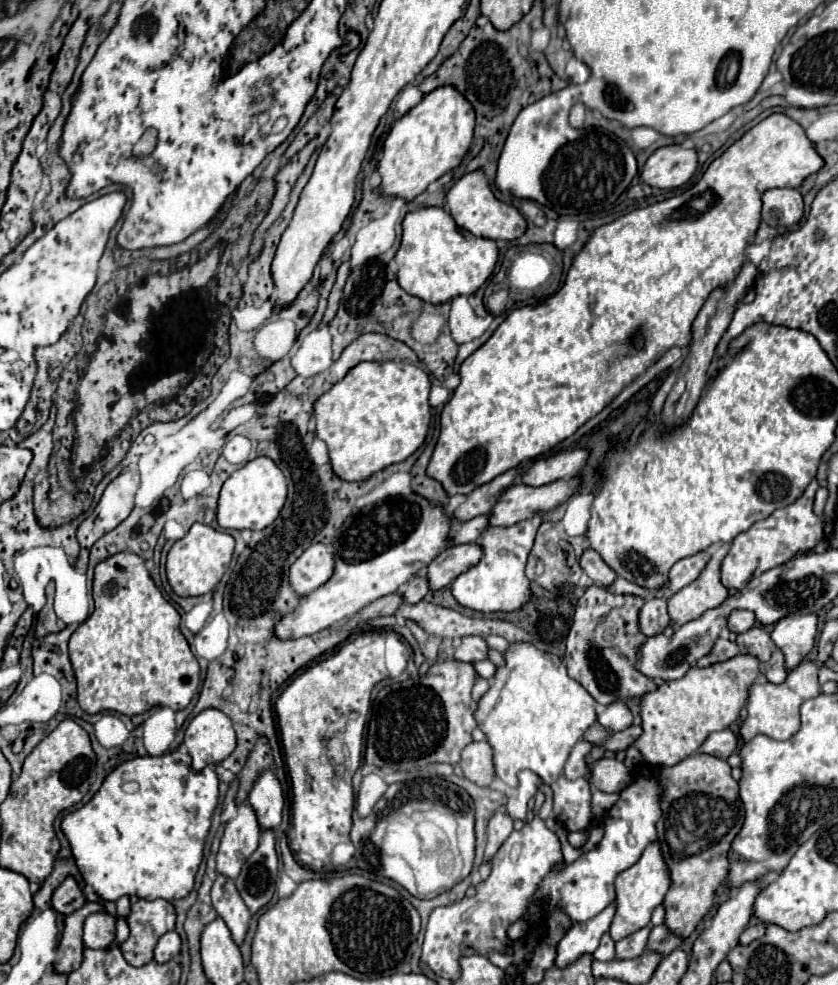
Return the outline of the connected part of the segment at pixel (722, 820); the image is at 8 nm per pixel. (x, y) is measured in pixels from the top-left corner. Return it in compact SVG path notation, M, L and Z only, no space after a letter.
M688 756L686 760L678 762L672 768L660 770L660 808L662 818L658 820L658 840L662 844L664 860L668 864L672 886L666 894L664 908L666 908L666 926L672 932L682 934L682 938L690 936L690 932L698 926L698 922L708 914L714 904L714 896L718 888L726 882L728 876L728 850L736 834L742 830L744 824L744 806L738 798L738 782L730 776L730 766L726 760L716 756Z

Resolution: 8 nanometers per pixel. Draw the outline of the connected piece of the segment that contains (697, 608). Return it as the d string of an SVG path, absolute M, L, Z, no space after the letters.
M716 552L696 582L680 588L672 598L668 598L668 616L672 624L682 626L698 618L704 610L720 606L728 598L728 590L720 582L722 560L724 556Z

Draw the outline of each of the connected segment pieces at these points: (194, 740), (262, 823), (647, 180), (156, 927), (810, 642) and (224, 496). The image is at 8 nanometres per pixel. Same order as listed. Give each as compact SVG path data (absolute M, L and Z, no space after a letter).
M216 708L200 712L190 720L184 732L184 746L192 756L194 770L202 770L208 764L222 762L236 748L232 720Z
M266 770L258 778L256 786L252 788L252 792L248 796L248 806L256 812L260 832L278 830L280 820L282 820L284 796L282 796L280 782L272 770Z
M672 144L658 148L646 160L640 178L648 186L672 190L684 186L696 172L696 166L698 166L696 150L686 150L678 144Z
M136 900L132 904L130 916L126 918L128 926L130 926L130 938L126 942L120 944L124 958L132 964L132 966L144 966L154 958L154 946L160 940L162 934L174 930L174 922L176 922L176 912L172 910L172 904L166 900Z
M804 614L804 616L786 616L776 622L772 630L774 644L784 652L786 668L796 668L802 658L814 648L818 634L818 616Z
M258 456L224 482L218 500L218 524L226 530L264 530L278 518L286 496L288 486L282 470L270 458Z

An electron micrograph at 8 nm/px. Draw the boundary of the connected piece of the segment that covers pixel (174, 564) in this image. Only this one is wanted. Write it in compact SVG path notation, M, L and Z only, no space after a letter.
M194 524L188 534L178 540L166 558L168 584L178 596L202 596L214 590L224 576L234 554L234 538L226 532L218 532L208 524Z

